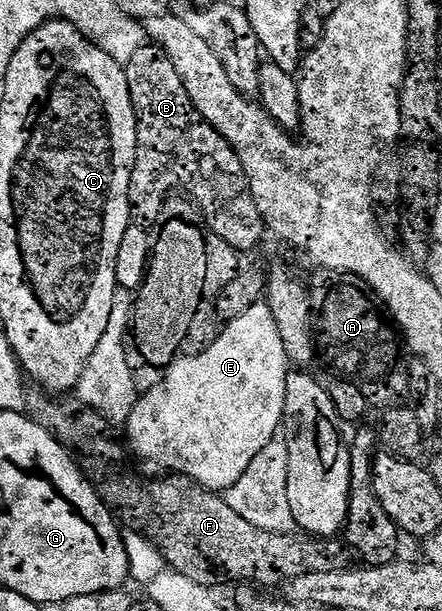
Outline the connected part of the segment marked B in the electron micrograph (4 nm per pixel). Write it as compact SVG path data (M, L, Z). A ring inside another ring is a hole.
M145 45L141 49L137 49L137 54L133 56L133 61L129 61L125 65L127 80L129 81L129 93L133 101L133 109L137 117L137 125L139 126L139 148L135 151L135 168L131 170L131 217L136 224L146 224L148 222L148 188L149 188L149 149L157 149L157 155L165 155L165 173L171 175L171 159L175 159L181 165L181 173L183 167L187 169L187 179L191 185L191 191L197 187L207 187L207 199L203 199L203 207L201 215L207 218L207 223L212 232L218 237L224 239L234 250L241 251L244 247L251 247L256 240L264 242L265 224L263 222L263 214L257 209L257 201L252 195L243 195L243 179L239 179L239 183L199 183L199 175L207 175L205 167L209 167L209 175L221 175L227 178L231 175L247 175L245 169L241 165L241 161L237 157L237 153L229 145L229 141L225 141L225 137L221 137L221 133L217 133L217 129L213 129L203 120L201 113L195 115L197 108L193 105L193 101L189 97L189 93L185 89L185 85L181 81L181 77L177 73L177 69L173 65L173 61L167 55L167 52L161 47L154 45ZM159 147L165 147L165 153L159 153ZM231 187L235 187L235 199L227 199L227 191L231 191Z

